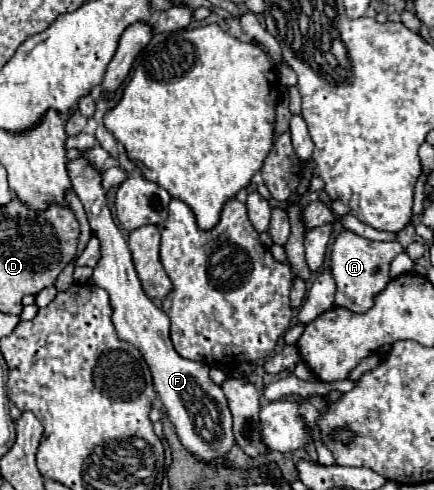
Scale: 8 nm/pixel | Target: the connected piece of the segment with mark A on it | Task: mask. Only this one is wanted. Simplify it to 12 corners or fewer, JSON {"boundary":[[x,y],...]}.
{"boundary":[[344,230],[332,246],[336,306],[364,314],[398,242]]}

